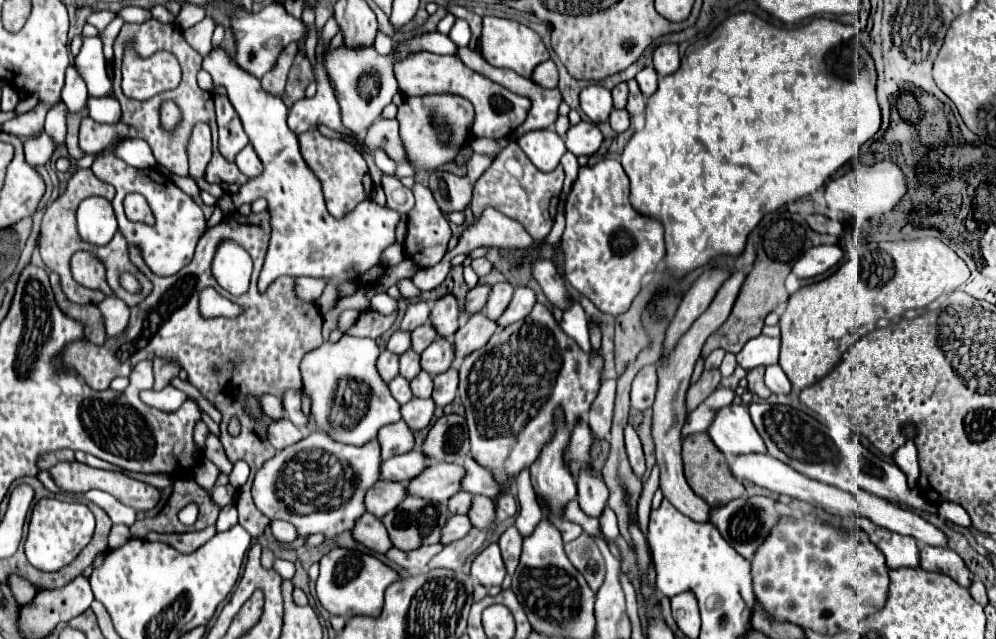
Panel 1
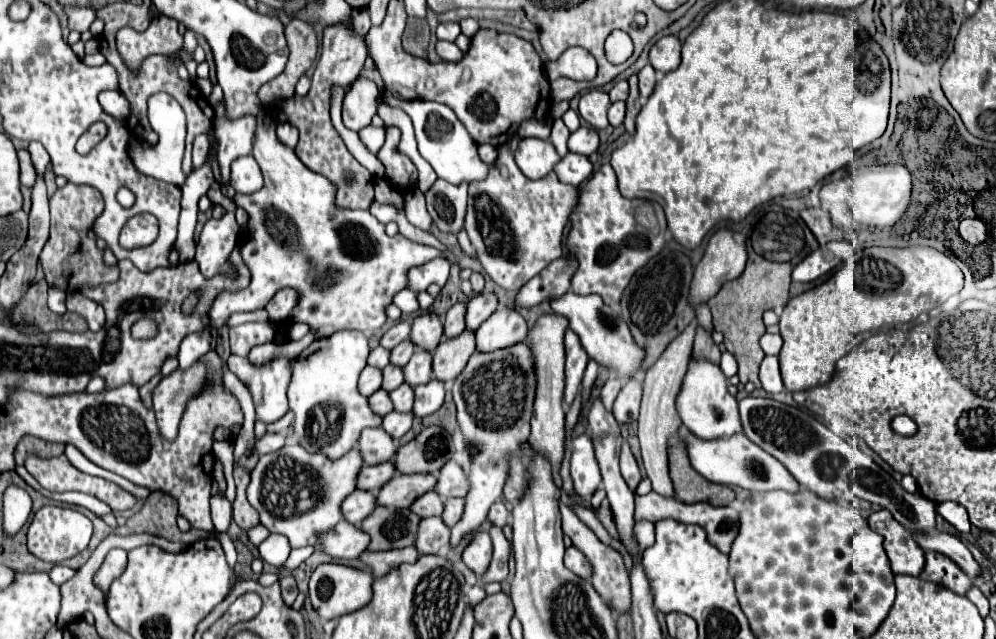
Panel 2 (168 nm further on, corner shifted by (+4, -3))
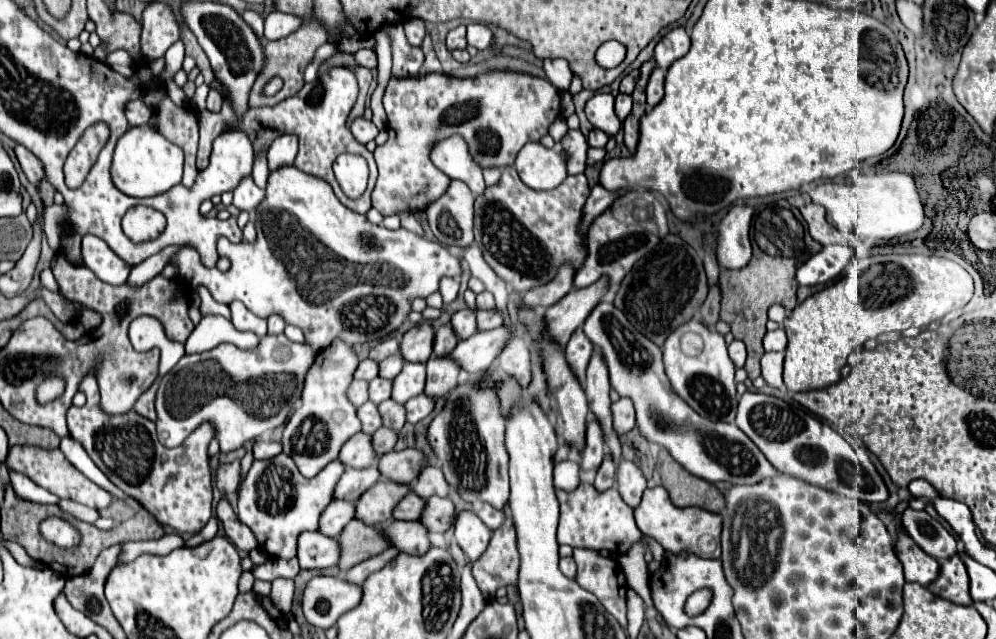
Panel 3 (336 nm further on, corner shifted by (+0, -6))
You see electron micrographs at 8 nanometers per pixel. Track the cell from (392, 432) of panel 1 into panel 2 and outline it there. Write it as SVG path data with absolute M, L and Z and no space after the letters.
M366 428L360 436L364 464L382 464L394 460L400 444L384 428Z

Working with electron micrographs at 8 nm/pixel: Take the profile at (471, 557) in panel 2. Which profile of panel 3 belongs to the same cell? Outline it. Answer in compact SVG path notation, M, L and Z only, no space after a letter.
M460 511L454 519L454 537L468 559L474 563L488 547L490 529L472 511Z

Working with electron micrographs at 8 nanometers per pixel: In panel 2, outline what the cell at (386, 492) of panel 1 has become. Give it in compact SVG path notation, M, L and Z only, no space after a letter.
M356 490L352 492L344 502L342 502L342 514L344 520L352 522L352 524L362 524L362 520L366 516L370 516L370 512L376 508L376 500L374 500L374 492L362 492Z

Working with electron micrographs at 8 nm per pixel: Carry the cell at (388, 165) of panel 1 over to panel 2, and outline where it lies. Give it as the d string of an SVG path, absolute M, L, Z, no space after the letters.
M366 126L366 128L362 128L360 132L358 132L358 136L360 136L360 140L362 140L362 144L376 156L376 152L382 148L382 144L384 144L384 128L376 128L376 126Z

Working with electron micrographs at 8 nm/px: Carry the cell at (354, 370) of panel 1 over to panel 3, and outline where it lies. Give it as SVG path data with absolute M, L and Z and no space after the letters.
M334 341L328 349L316 355L314 365L306 375L302 405L290 415L282 433L282 453L290 455L304 477L314 477L326 463L338 457L340 447L360 431L354 405L346 399L346 389L352 383L352 373L358 367L358 357L344 341Z

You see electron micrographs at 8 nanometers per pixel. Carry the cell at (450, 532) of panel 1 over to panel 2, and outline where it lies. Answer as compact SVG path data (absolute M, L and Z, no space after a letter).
M424 518L418 530L416 548L422 554L440 554L450 540L450 528L442 524L442 518Z

